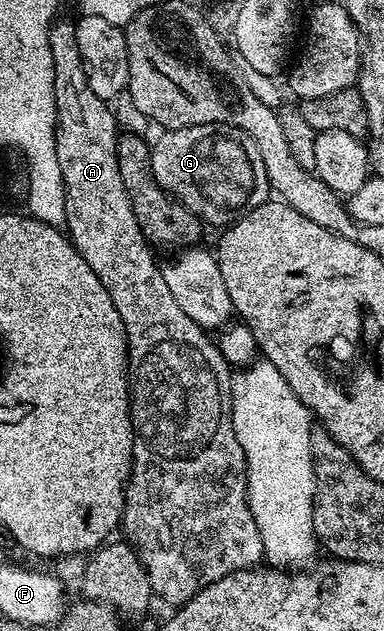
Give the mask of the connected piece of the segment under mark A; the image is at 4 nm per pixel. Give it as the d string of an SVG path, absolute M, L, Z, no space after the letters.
M55 20L50 27L50 46L52 47L52 63L54 64L54 102L56 103L56 123L54 124L54 138L56 139L56 160L60 163L60 175L64 179L66 192L66 224L65 232L70 241L80 251L84 263L96 271L96 279L104 283L108 295L112 295L112 303L116 303L116 311L120 311L120 319L124 319L126 332L126 354L130 360L130 422L134 428L134 458L130 468L130 480L126 483L126 506L122 512L120 522L121 532L126 532L129 544L138 550L138 558L146 569L151 594L162 601L167 601L170 607L182 605L188 599L196 596L208 583L220 579L229 573L241 569L253 569L261 566L264 561L264 543L260 539L260 531L256 527L256 519L252 519L252 511L248 503L248 479L246 478L246 456L244 447L236 439L236 431L230 414L230 383L232 367L224 359L213 340L209 341L207 330L201 329L172 299L172 291L168 291L168 283L164 283L159 262L154 262L155 250L145 235L140 231L138 220L134 214L132 203L128 199L128 191L124 191L124 183L120 179L118 166L118 139L120 130L114 122L111 106L99 99L88 87L88 79L84 75L84 67L80 59L80 47L76 47L75 22Z

